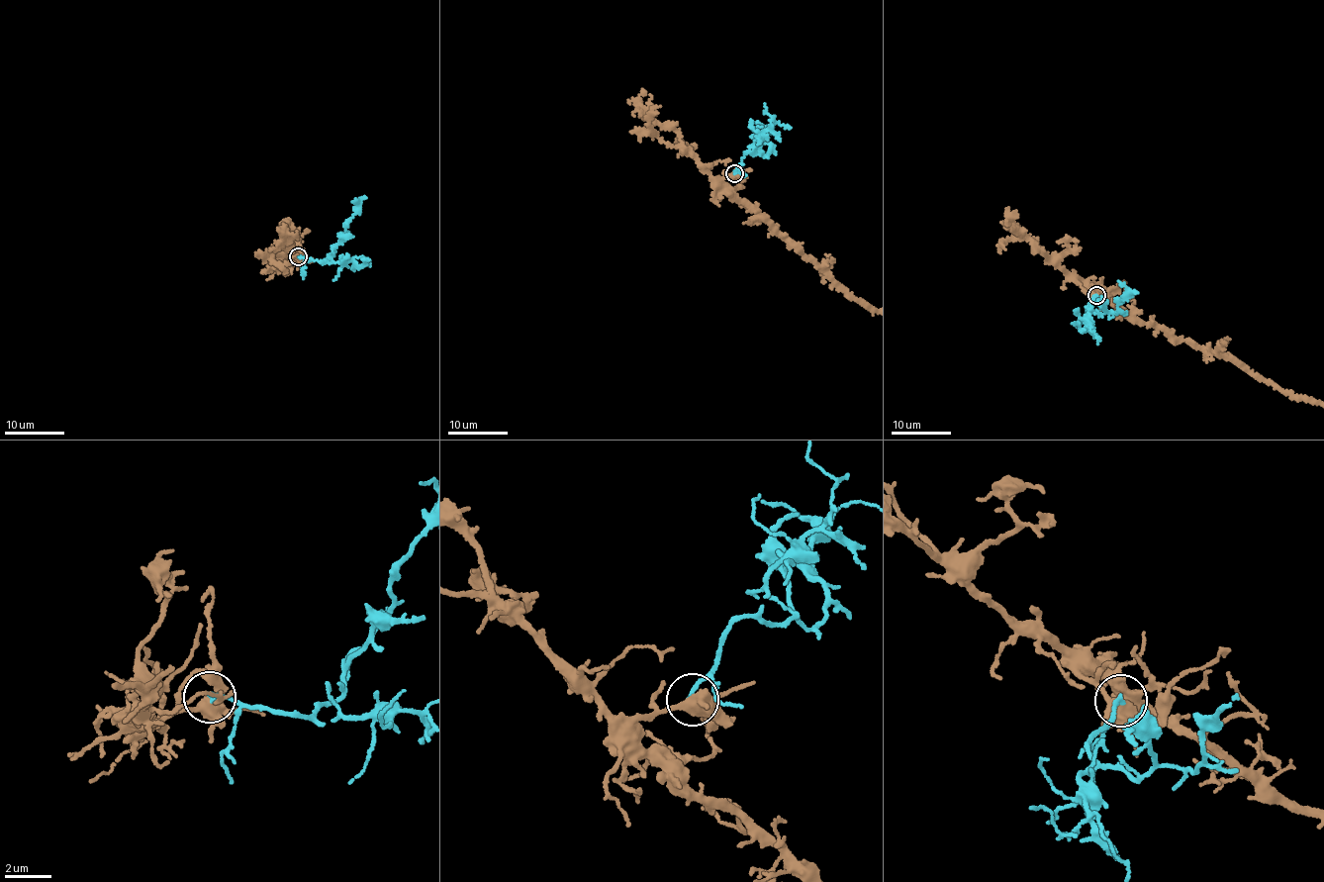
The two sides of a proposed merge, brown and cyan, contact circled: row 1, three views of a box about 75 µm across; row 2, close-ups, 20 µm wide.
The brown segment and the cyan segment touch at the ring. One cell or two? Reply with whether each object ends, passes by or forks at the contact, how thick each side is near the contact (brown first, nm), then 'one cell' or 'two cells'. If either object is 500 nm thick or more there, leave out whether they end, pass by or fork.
brown forks | cyan ends | 460/200 nm | two cells

